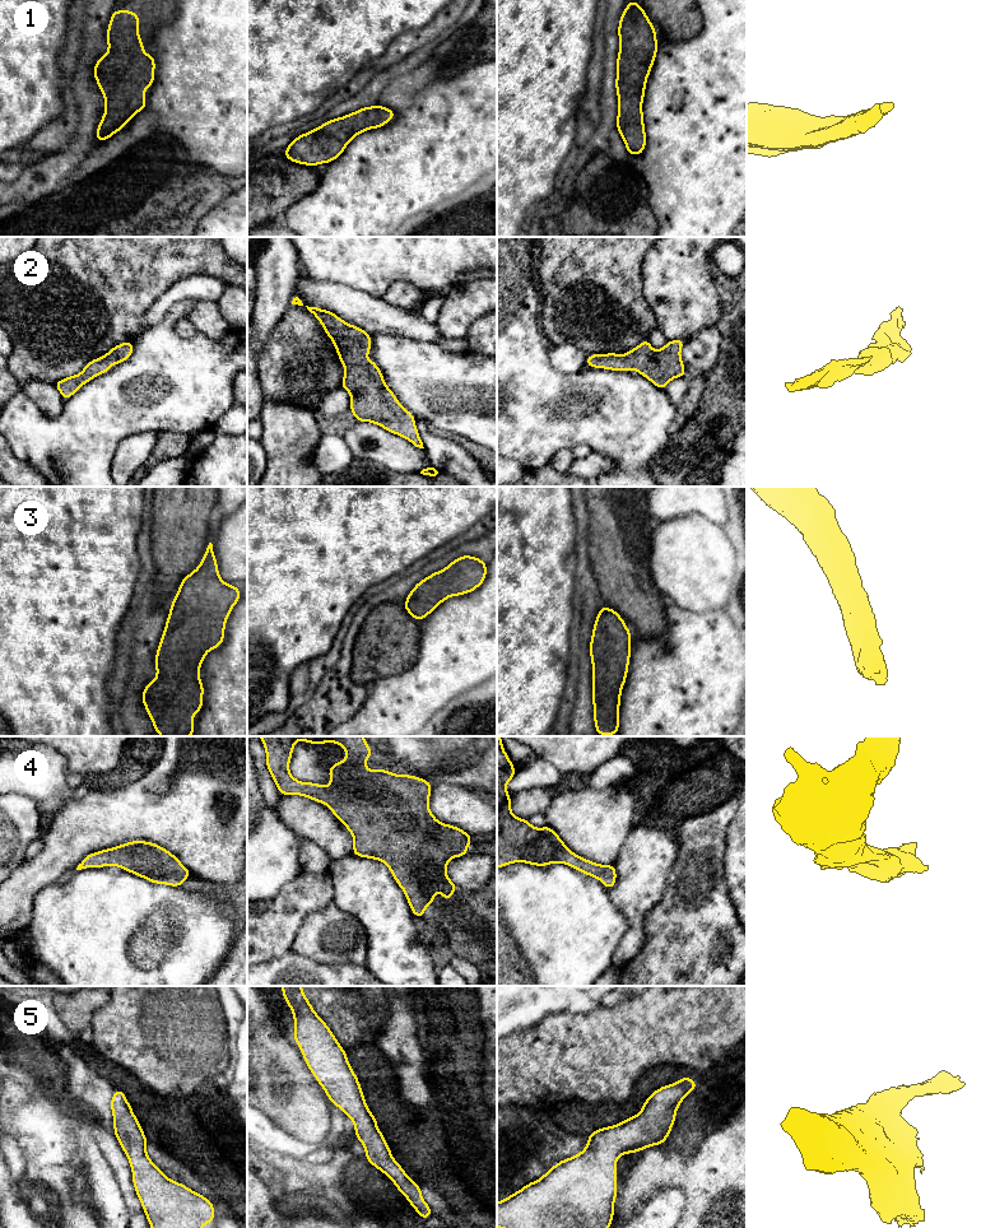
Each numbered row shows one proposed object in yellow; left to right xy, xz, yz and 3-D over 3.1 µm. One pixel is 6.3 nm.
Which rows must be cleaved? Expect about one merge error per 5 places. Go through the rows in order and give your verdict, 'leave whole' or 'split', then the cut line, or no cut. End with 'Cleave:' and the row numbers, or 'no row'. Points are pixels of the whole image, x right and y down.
1: leave whole; cut none
2: leave whole; cut none
3: leave whole; cut none
4: leave whole; cut none
5: leave whole; cut none
Cleave: no row

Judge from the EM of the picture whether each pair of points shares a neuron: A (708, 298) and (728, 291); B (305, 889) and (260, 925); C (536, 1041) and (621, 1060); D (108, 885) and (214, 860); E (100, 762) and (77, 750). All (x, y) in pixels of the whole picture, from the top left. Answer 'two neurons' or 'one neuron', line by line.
A: two neurons
B: one neuron
C: one neuron
D: two neurons
E: one neuron

